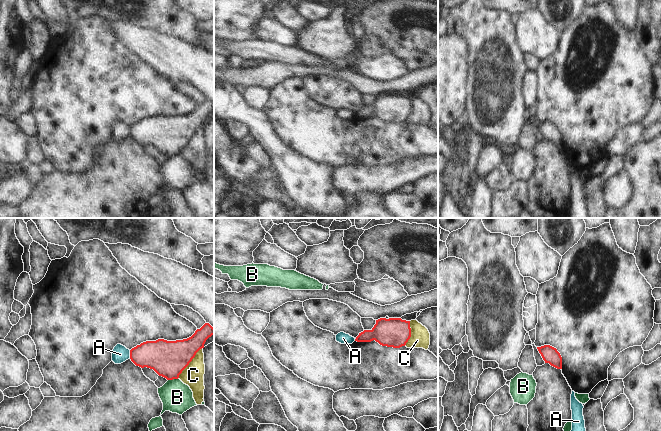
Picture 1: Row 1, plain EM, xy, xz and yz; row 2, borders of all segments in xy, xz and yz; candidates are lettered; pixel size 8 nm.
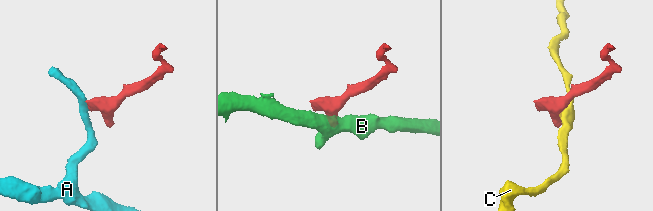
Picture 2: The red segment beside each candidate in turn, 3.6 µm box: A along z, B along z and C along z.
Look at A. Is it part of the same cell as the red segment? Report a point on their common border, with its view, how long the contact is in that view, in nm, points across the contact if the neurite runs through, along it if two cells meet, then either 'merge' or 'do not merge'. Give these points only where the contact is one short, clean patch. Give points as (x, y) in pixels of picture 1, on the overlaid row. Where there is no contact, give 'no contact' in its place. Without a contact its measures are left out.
meets red in xy at (130, 354); contact 70 nm long; border along xy (129, 350), (130, 358); do not merge

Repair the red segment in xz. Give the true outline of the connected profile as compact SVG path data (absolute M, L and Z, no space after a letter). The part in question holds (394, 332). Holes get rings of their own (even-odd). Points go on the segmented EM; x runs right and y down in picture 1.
M380 318L371 330L359 333L355 341L371 342L375 340L382 346L400 348L411 337L410 321L401 318Z

